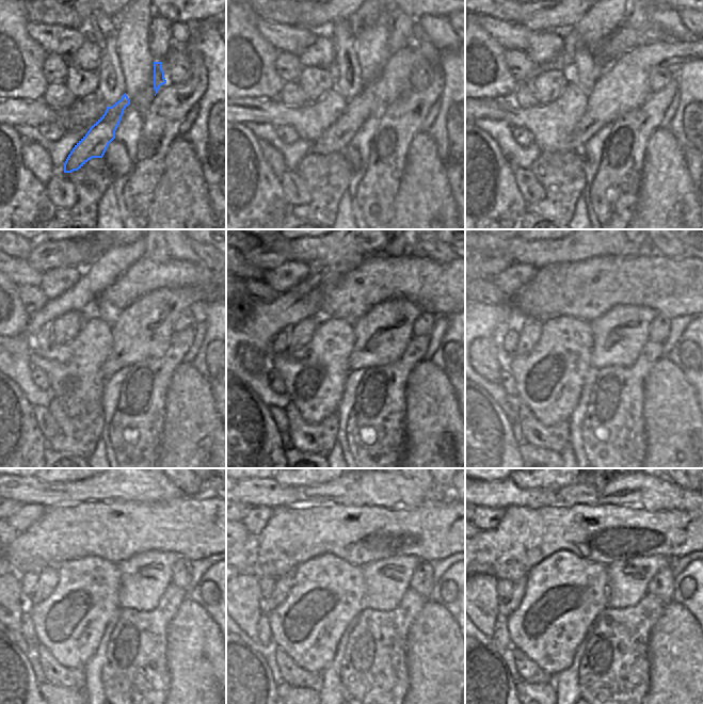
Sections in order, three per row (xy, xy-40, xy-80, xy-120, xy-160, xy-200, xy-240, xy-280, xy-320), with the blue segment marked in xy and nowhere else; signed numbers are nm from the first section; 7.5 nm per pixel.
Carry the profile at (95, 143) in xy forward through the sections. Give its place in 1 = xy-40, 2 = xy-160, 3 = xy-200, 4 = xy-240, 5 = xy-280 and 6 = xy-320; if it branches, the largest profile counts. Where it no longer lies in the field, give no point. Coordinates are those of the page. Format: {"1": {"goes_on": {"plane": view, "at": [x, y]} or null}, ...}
{"1": {"goes_on": {"plane": "xy-40", "at": [394, 81]}}, "2": {"goes_on": {"plane": "xy-160", "at": [381, 336]}}, "3": {"goes_on": {"plane": "xy-200", "at": [619, 336]}}, "4": {"goes_on": {"plane": "xy-240", "at": [145, 576]}}, "5": {"goes_on": {"plane": "xy-280", "at": [386, 580]}}, "6": {"goes_on": {"plane": "xy-320", "at": [627, 580]}}}

